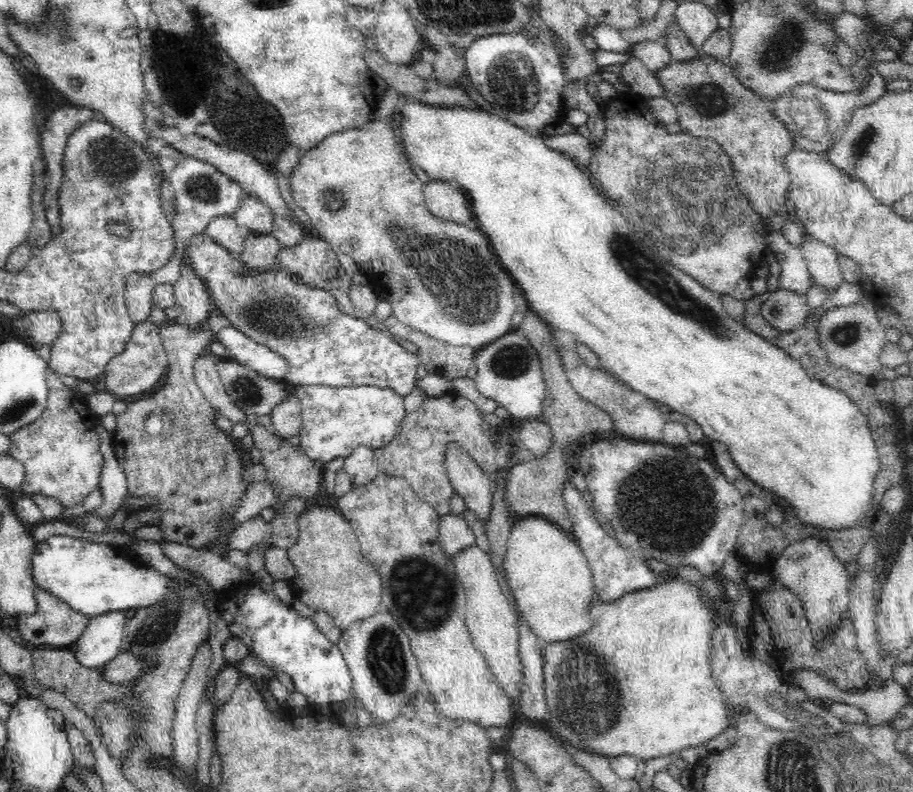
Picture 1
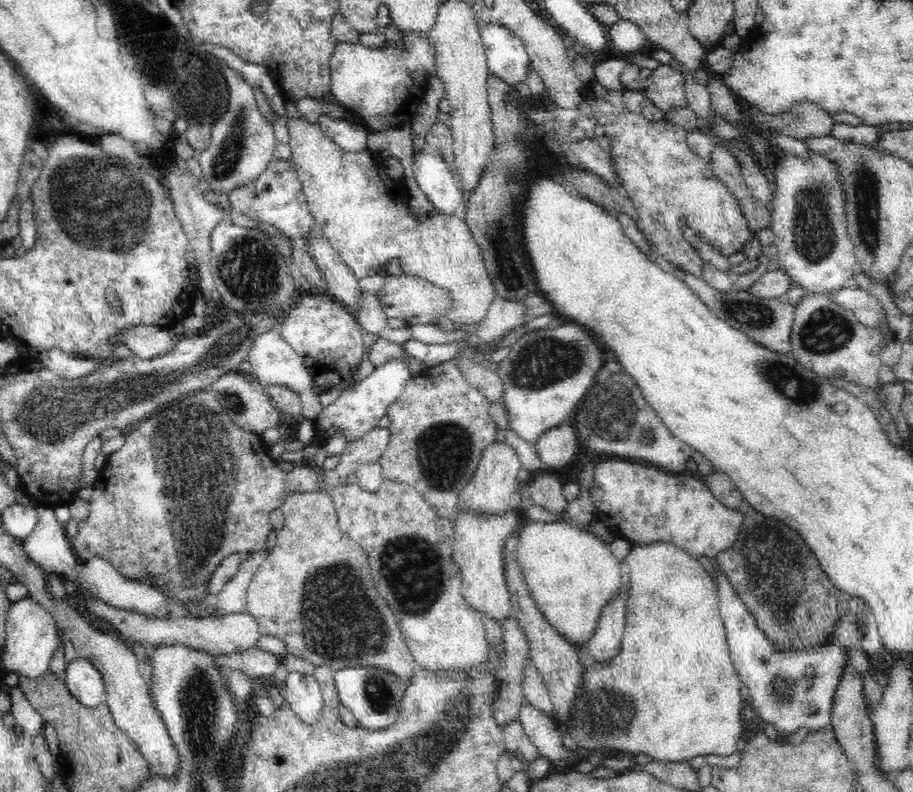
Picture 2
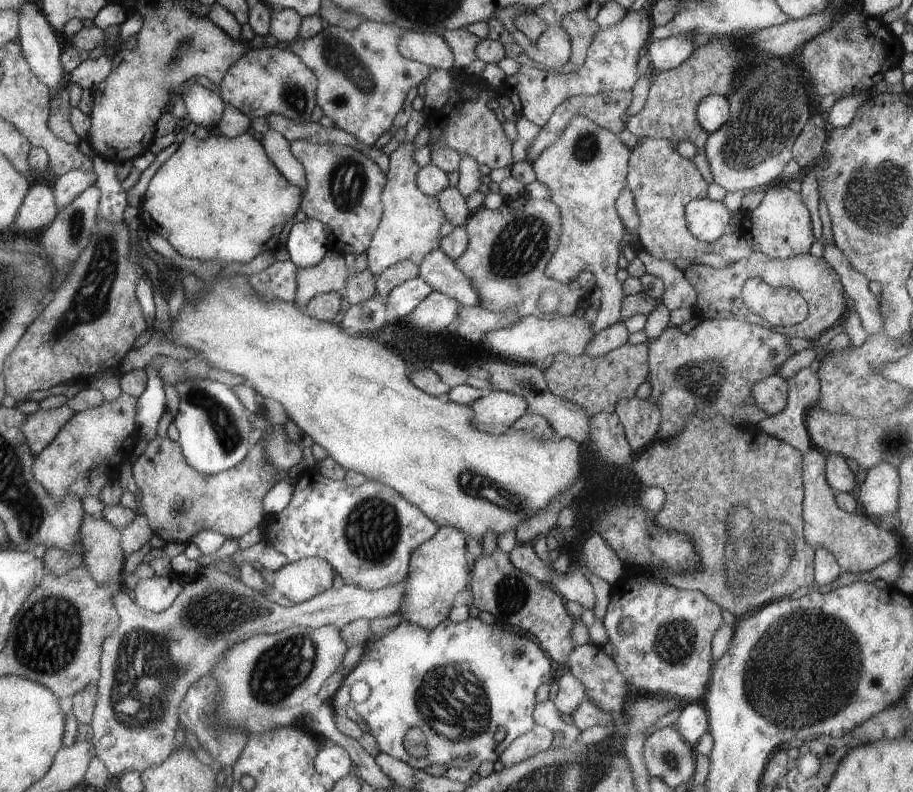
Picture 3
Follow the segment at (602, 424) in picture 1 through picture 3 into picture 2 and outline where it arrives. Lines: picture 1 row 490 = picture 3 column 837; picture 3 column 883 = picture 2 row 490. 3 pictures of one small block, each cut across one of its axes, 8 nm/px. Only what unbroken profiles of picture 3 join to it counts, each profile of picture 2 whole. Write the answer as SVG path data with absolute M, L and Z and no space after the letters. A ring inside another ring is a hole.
M546 470L546 472L532 474L532 478L528 480L528 486L530 486L532 502L542 506L544 510L560 516L568 508L562 496L562 482L552 472Z

